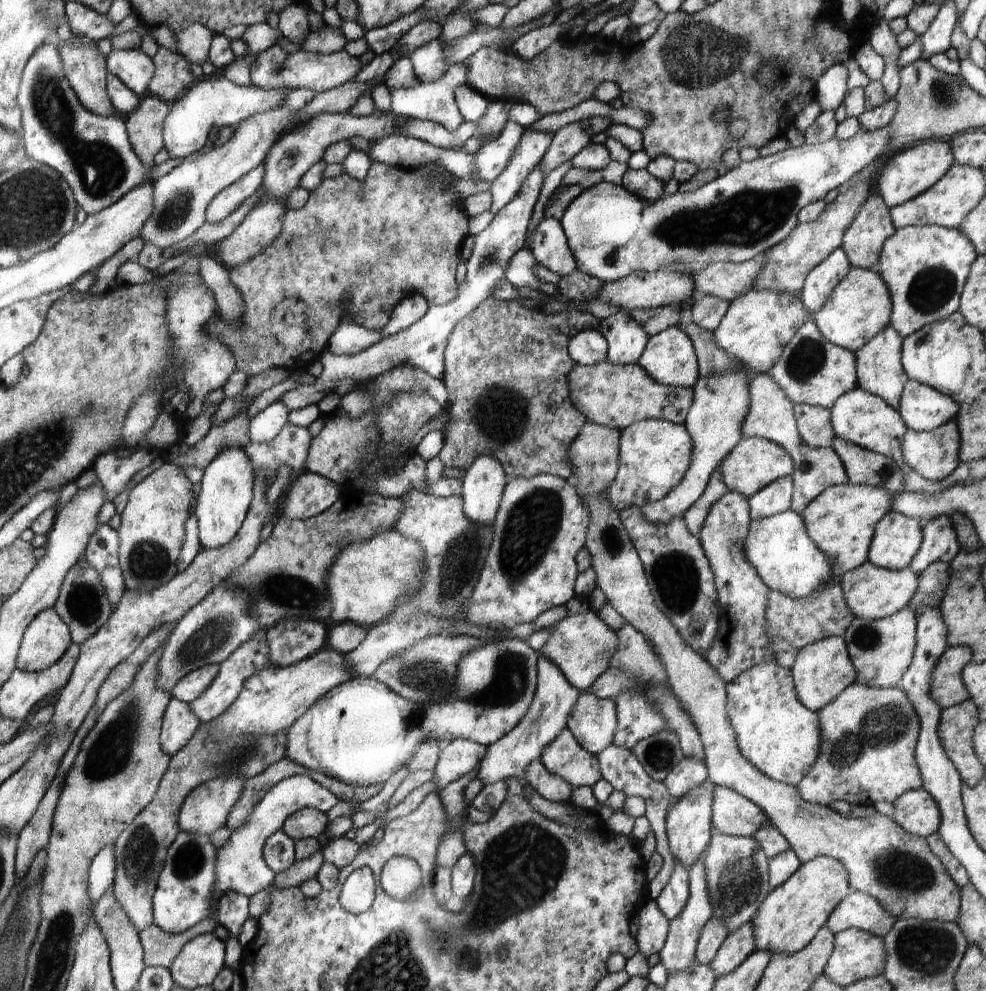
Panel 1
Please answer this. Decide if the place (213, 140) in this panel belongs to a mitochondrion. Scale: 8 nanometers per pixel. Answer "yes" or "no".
no

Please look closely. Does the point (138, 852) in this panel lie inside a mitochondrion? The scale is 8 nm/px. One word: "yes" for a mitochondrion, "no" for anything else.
yes

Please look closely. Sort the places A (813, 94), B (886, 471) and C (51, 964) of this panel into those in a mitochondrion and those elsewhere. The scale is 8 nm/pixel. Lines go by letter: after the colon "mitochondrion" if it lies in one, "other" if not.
A: other
B: other
C: mitochondrion

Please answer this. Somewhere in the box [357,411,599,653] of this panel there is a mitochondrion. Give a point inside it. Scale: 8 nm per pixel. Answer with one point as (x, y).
(533, 521)

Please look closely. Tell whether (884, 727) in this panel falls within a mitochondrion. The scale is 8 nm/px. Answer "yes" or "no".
yes

